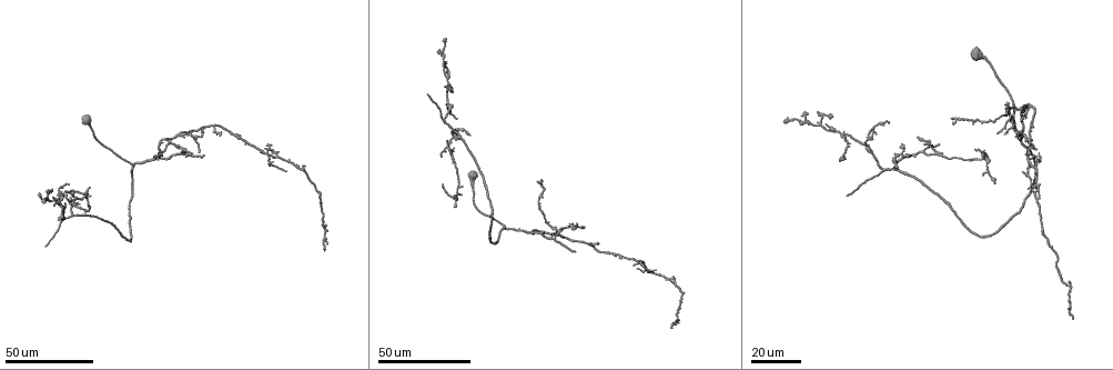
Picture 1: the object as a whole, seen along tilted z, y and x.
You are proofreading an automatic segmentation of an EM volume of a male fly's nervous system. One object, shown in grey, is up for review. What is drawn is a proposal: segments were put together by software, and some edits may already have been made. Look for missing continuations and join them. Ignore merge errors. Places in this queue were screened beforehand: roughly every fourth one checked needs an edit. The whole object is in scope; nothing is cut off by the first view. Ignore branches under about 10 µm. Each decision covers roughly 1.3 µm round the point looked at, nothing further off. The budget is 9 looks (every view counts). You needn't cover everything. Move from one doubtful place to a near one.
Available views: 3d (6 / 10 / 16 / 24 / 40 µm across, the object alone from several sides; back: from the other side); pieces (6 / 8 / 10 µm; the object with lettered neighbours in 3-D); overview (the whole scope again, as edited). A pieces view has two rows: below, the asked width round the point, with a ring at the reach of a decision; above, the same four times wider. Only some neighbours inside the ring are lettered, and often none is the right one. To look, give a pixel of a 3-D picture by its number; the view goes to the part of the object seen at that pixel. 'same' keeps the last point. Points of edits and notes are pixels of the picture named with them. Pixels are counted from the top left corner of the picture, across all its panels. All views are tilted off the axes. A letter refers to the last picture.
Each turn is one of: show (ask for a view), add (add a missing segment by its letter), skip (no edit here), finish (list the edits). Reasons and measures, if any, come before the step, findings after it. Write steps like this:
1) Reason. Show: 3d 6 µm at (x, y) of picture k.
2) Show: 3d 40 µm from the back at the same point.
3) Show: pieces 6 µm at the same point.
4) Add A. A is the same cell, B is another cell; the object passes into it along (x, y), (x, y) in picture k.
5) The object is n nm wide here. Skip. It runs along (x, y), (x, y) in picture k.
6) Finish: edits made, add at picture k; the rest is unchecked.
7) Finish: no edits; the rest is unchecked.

Free end. Show: 3d 24 µm at (443, 156) of picture 1.

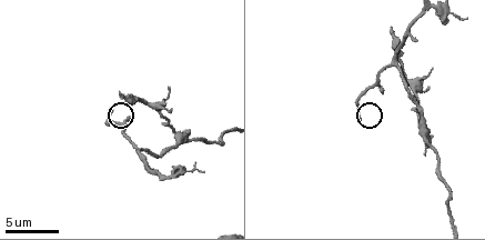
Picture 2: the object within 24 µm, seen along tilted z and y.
What lies round it. Show: pieces 6 µm at (360, 118) of picture 2.

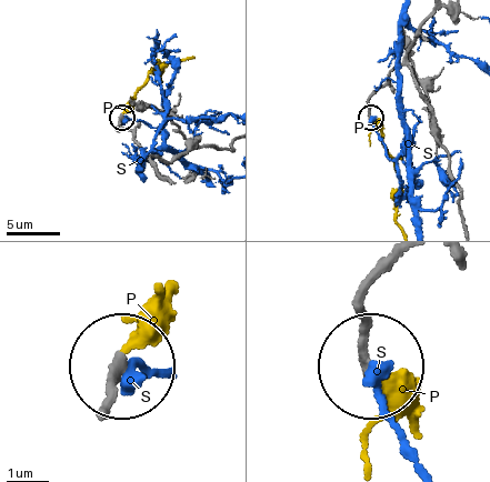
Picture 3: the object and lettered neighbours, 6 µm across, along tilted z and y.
Add P. P is the same cell, S is another cell; the object passes into it along (110, 410), (127, 345), (168, 299) in picture 3; the neuron continues.

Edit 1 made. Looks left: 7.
Tapers out. Show: 3d 24 µm at (44, 245) of picture 1.

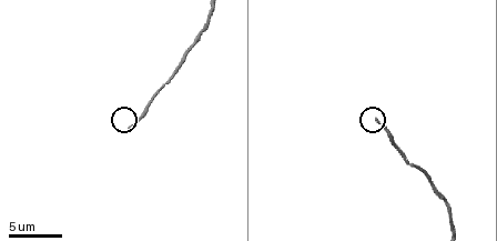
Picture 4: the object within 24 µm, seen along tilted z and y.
Show: pieces 10 µm at (376, 117) of picture 4.

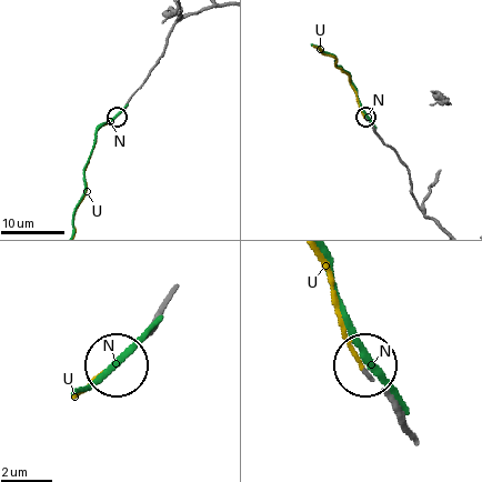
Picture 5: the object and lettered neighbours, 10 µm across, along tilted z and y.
Add U. U is the same cell, N is another cell; the object passes into it along (160, 304), (153, 328), (78, 394) in picture 5; the neuron continues.

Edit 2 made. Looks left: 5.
An open end. Show: 3d 40 µm at (202, 131) of picture 1.

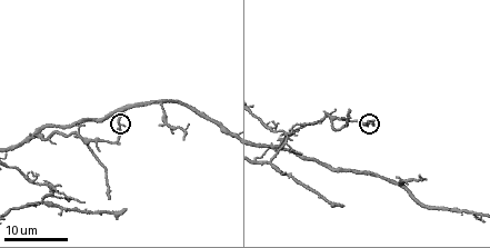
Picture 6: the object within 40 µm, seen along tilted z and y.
Show: pieces 10 µm at (123, 115) of picture 6.

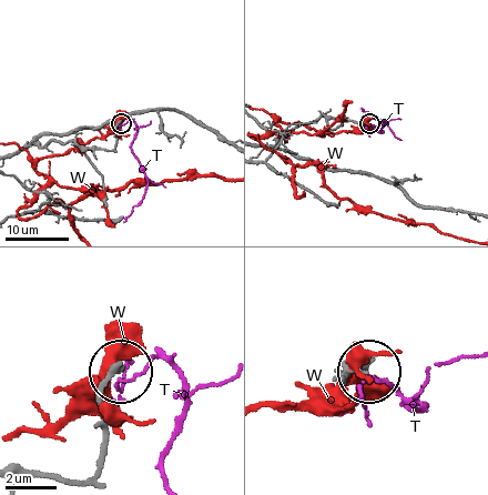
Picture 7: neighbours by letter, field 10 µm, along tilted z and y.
The object is 280 nm wide here. Skip. T and W are other cells; it runs along (50, 142), (110, 150), (120, 122) in picture 7; no lettered segment goes on from it.

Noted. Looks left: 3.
End of a long branch. Show: 3d 16 µm at (350, 108) of picture 6.

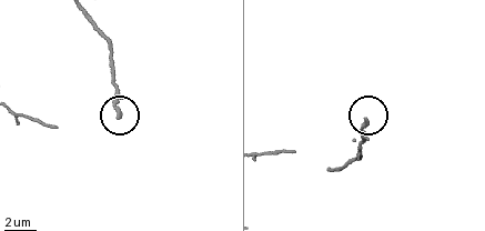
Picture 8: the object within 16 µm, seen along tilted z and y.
Show: pieces 6 µm at (367, 118) of picture 8.

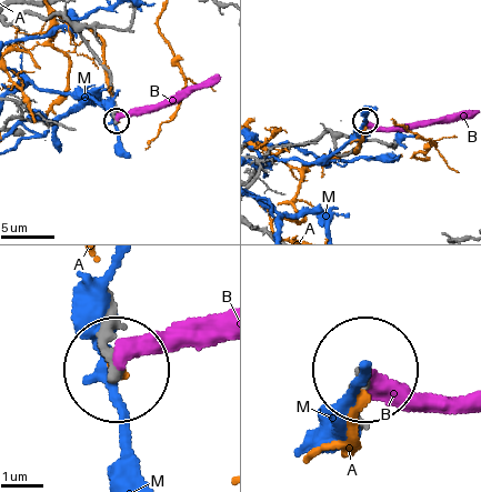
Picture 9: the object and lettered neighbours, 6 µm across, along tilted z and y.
Skip. A, B and M are other cells; it runs along (106, 309), (100, 342), (112, 369) in picture 9; no lettered segment goes on from it.

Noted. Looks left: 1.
Finish: edits made, add at picture 3, add at picture 5; the rest is unchecked.

